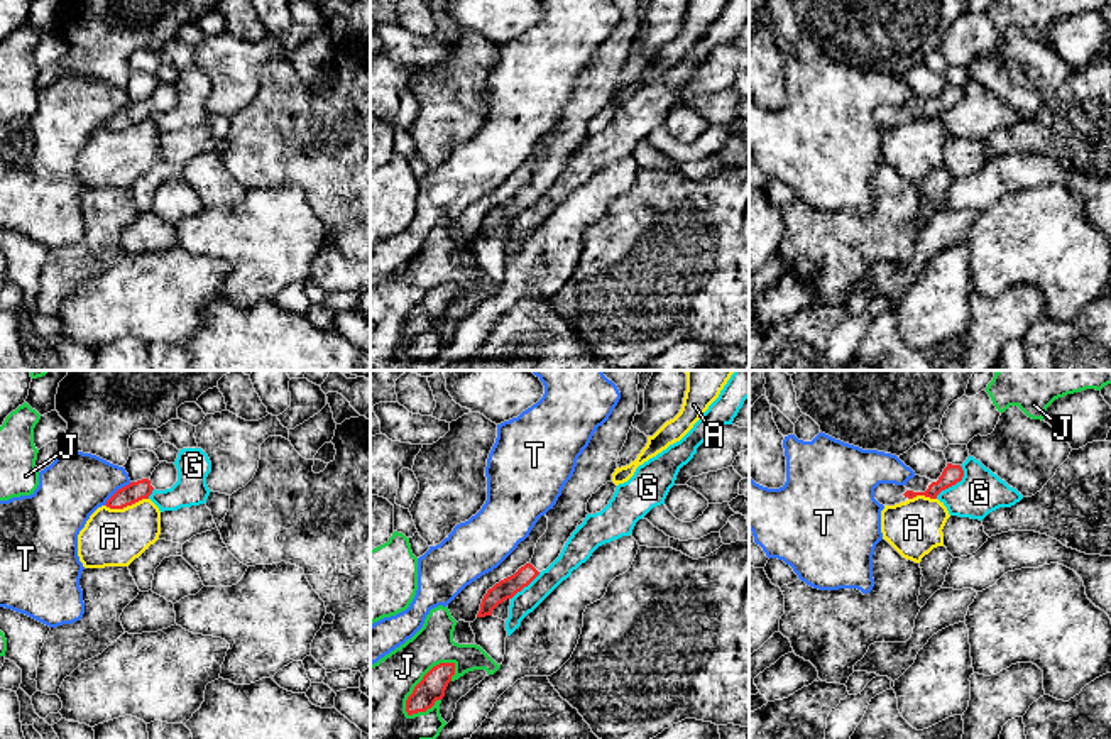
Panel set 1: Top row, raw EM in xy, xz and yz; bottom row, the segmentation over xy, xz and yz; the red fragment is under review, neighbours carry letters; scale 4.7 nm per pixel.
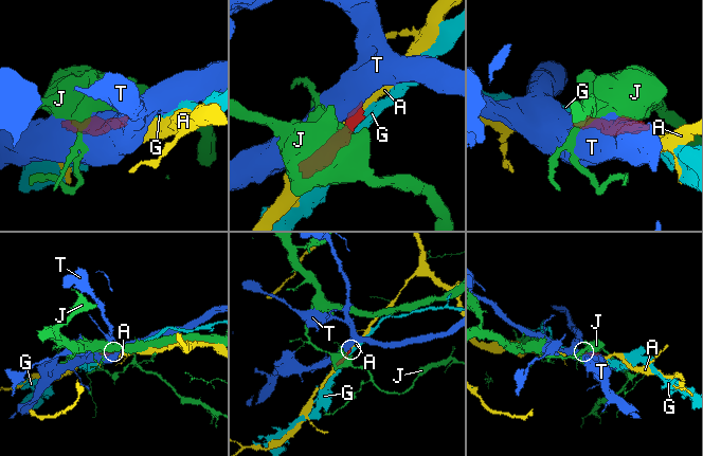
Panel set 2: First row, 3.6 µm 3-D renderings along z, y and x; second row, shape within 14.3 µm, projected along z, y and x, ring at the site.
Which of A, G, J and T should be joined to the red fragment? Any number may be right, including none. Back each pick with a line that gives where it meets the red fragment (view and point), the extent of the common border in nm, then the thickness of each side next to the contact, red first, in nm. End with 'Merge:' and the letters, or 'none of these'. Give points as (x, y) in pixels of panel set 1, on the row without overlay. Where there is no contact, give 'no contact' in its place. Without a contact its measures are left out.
Merge: none of these

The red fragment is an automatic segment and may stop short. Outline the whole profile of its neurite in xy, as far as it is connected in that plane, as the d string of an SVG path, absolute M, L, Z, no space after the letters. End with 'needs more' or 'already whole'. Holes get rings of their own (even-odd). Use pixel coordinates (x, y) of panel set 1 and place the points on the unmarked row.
M161 83L149 100L130 103L118 110L108 122L107 129L123 130L142 120L149 120L152 112L171 110L178 103L178 90L174 85Z; needs more

